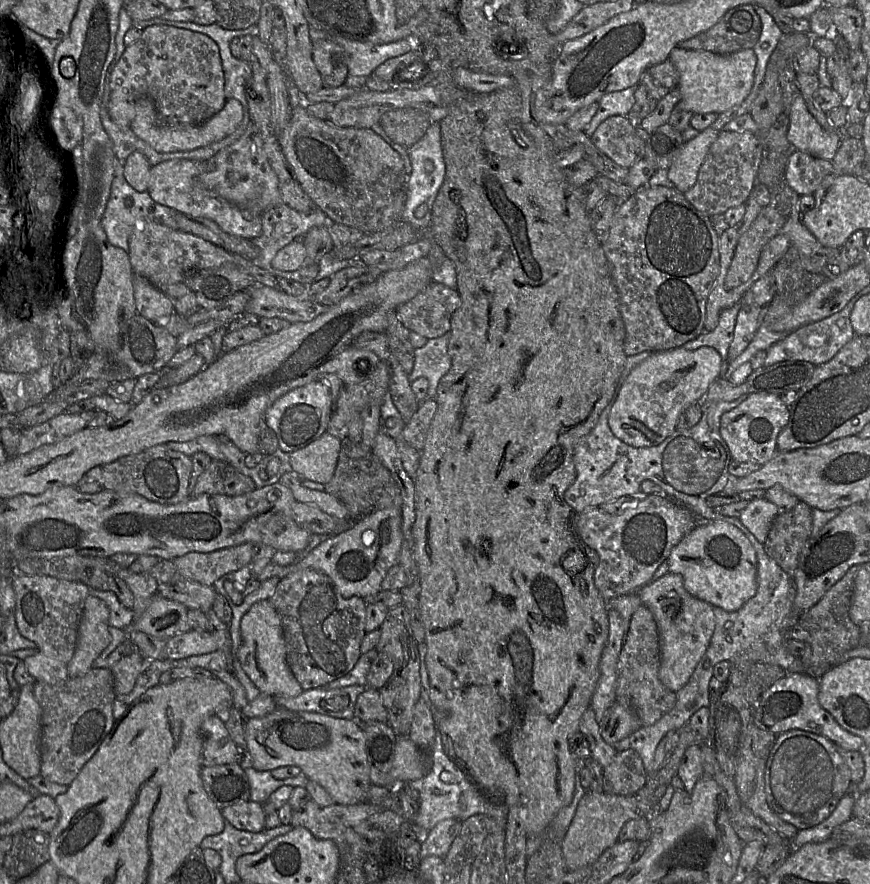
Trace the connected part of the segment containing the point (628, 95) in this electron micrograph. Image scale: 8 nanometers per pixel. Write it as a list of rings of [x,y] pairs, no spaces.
[[[631,86],[621,91],[605,94],[599,101],[599,107],[584,133],[592,138],[598,126],[611,116],[629,116],[635,103],[635,92],[637,86]]]

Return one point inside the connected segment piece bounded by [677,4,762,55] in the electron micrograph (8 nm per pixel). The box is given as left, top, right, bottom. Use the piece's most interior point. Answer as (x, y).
(740, 28)

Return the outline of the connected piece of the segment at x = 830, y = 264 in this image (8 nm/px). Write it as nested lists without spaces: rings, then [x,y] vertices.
[[[786,181],[769,189],[771,192],[770,203],[762,207],[752,225],[738,241],[725,278],[725,288],[735,288],[751,278],[757,268],[763,248],[777,235],[784,235],[789,239],[790,246],[797,249],[801,263],[807,272],[822,274],[827,279],[833,279],[847,271],[850,266],[843,261],[840,248],[822,245],[803,224],[802,214],[799,210],[800,195]]]

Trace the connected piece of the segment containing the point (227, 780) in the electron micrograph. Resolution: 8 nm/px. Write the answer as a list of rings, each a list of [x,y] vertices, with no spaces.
[[[238,763],[203,767],[201,778],[207,795],[220,810],[250,801],[250,784]]]

